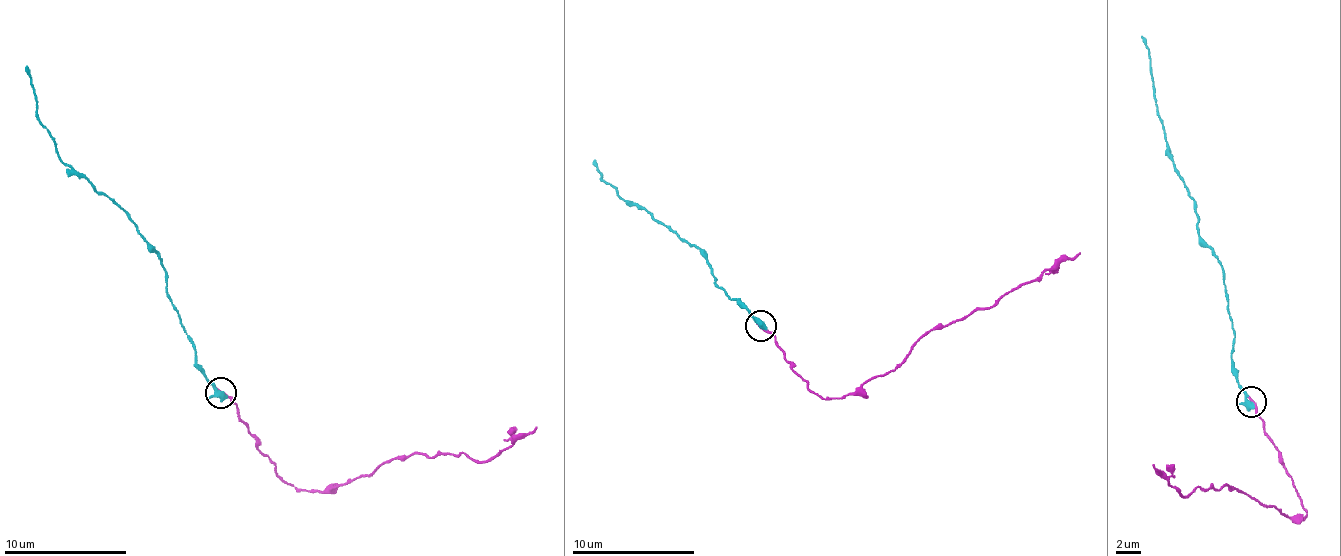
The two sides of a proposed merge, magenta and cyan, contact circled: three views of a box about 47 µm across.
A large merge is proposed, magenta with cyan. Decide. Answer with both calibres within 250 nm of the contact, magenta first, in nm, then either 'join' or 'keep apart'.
200/380 nm | join

